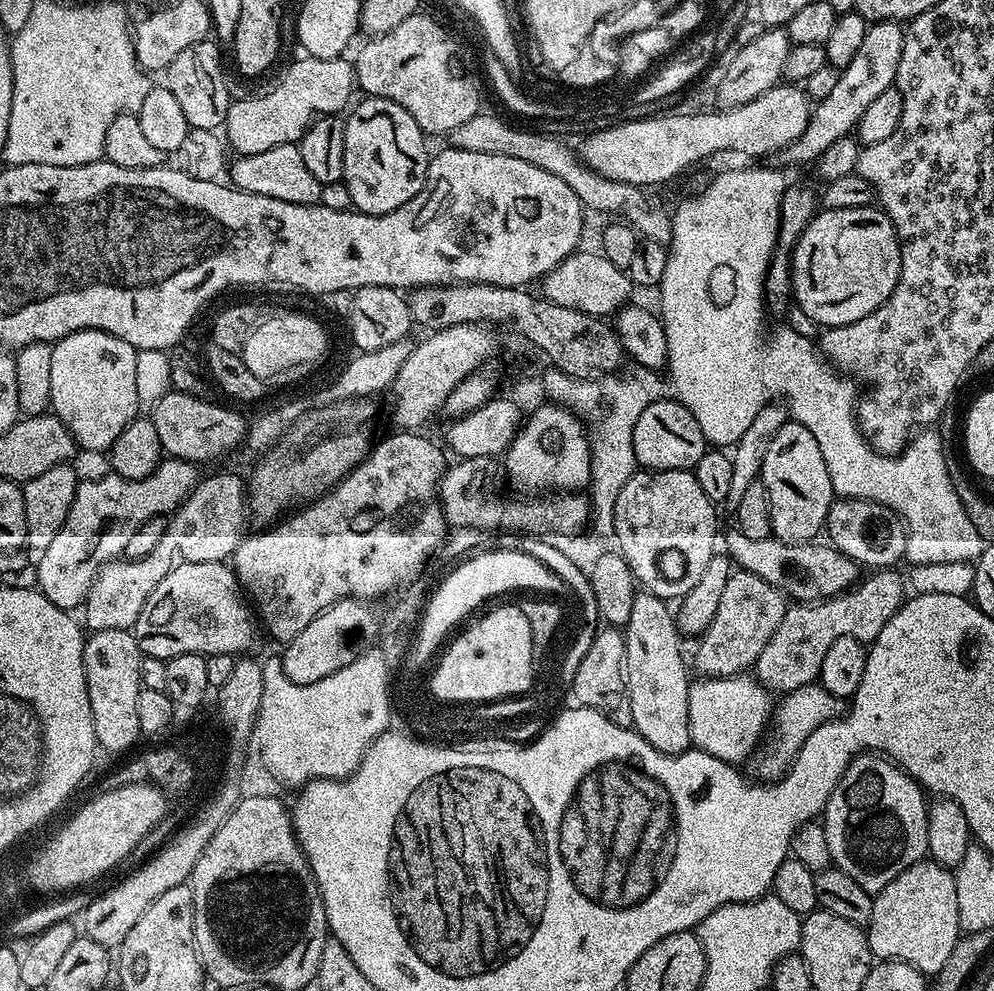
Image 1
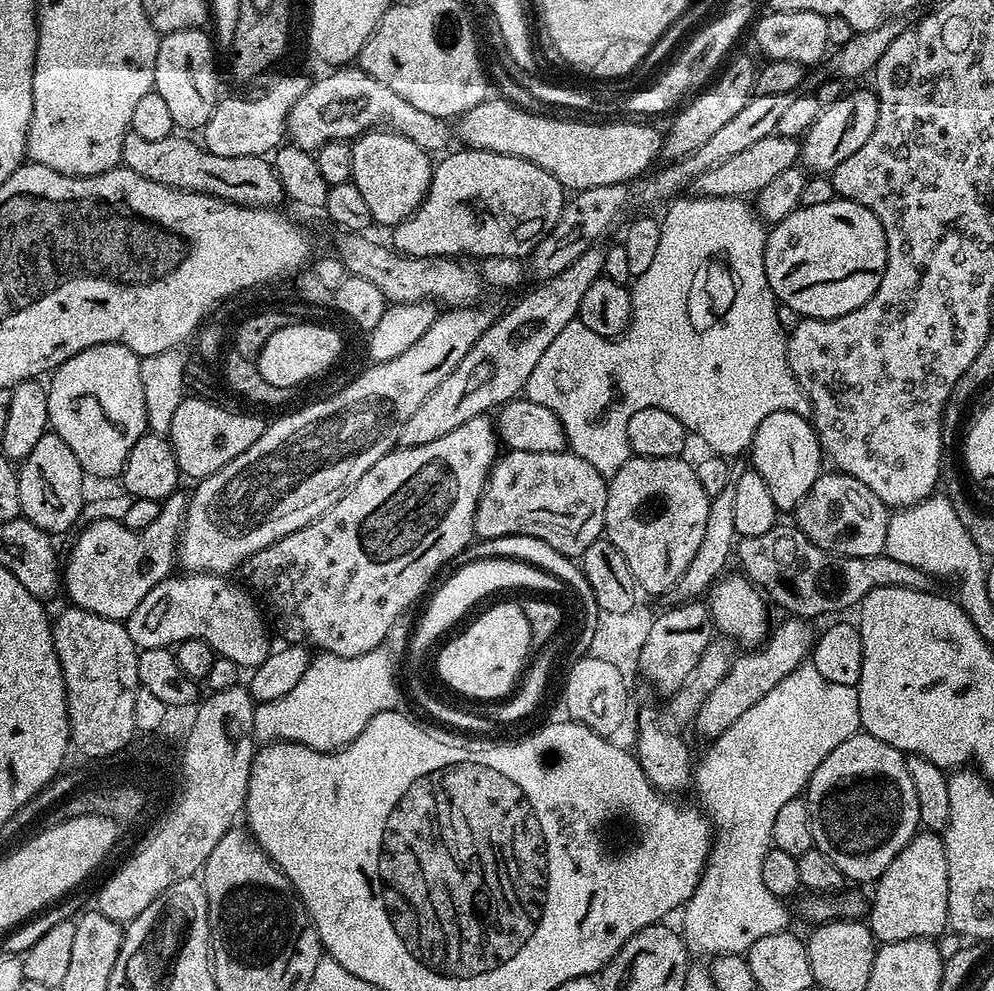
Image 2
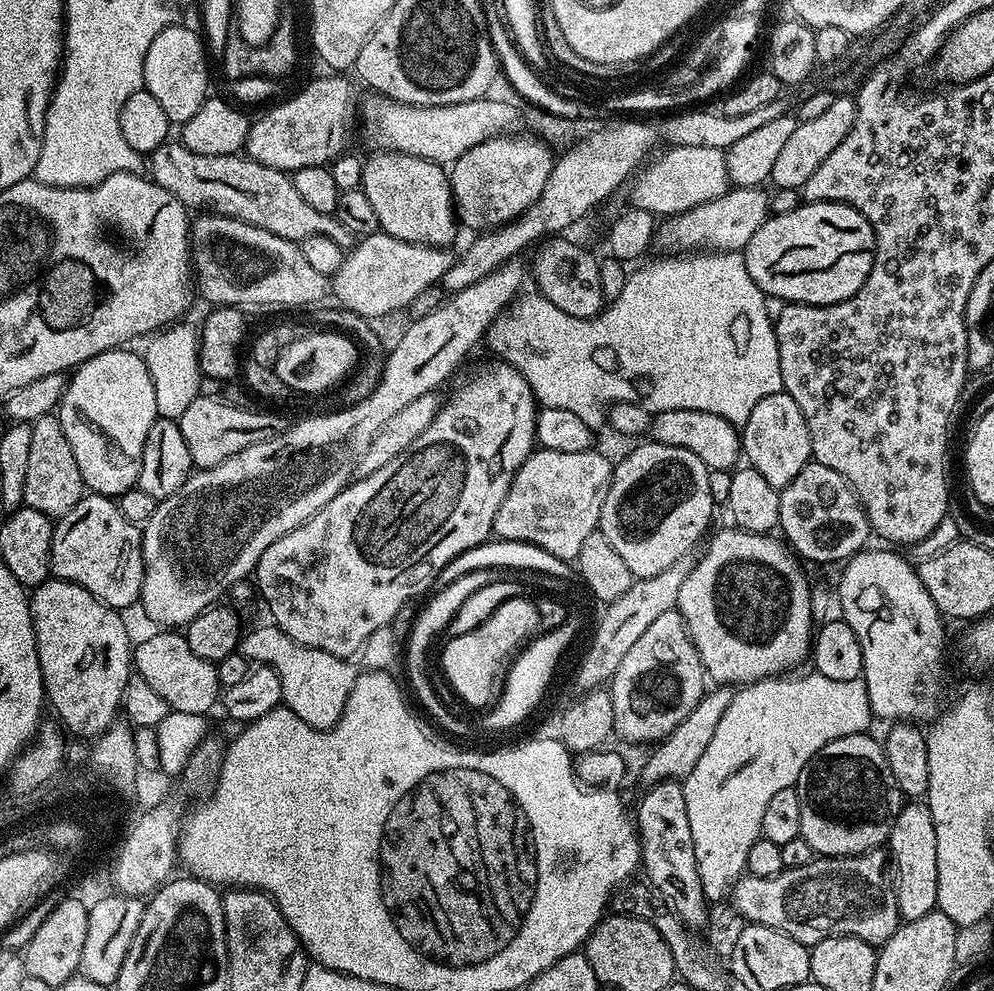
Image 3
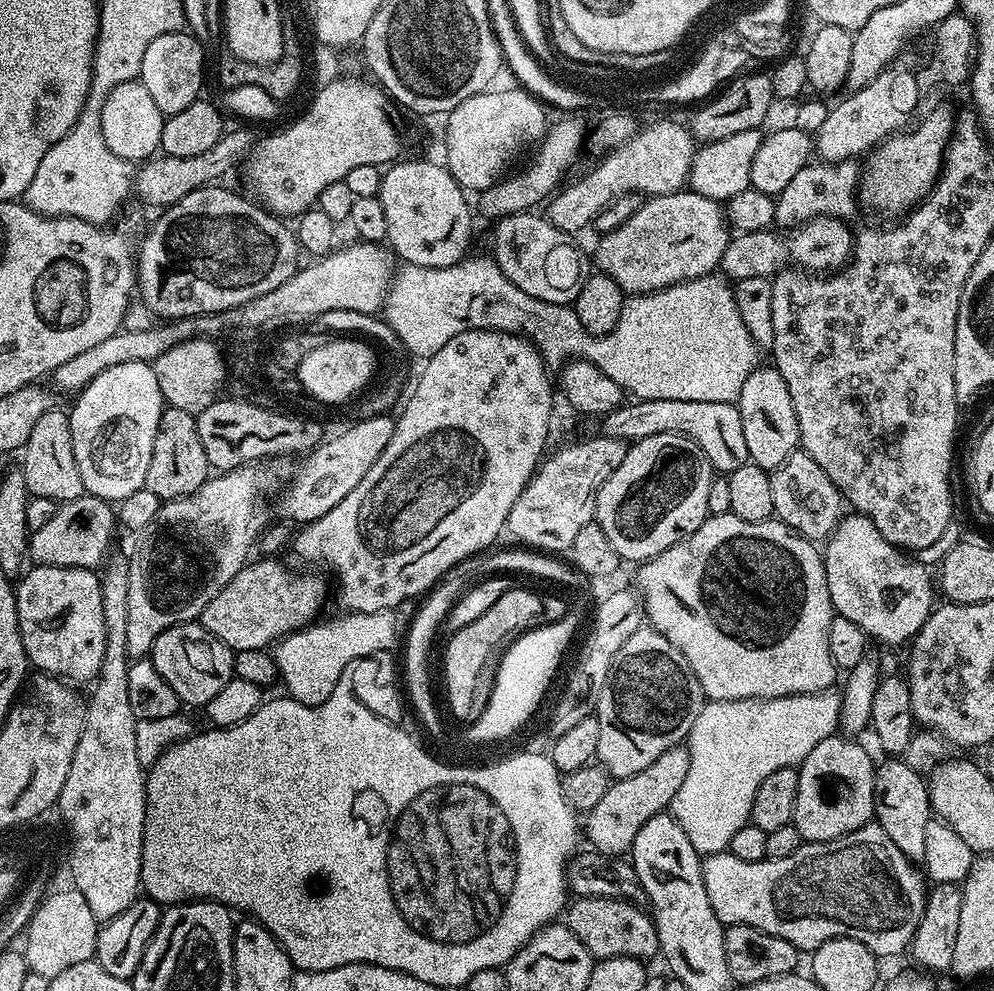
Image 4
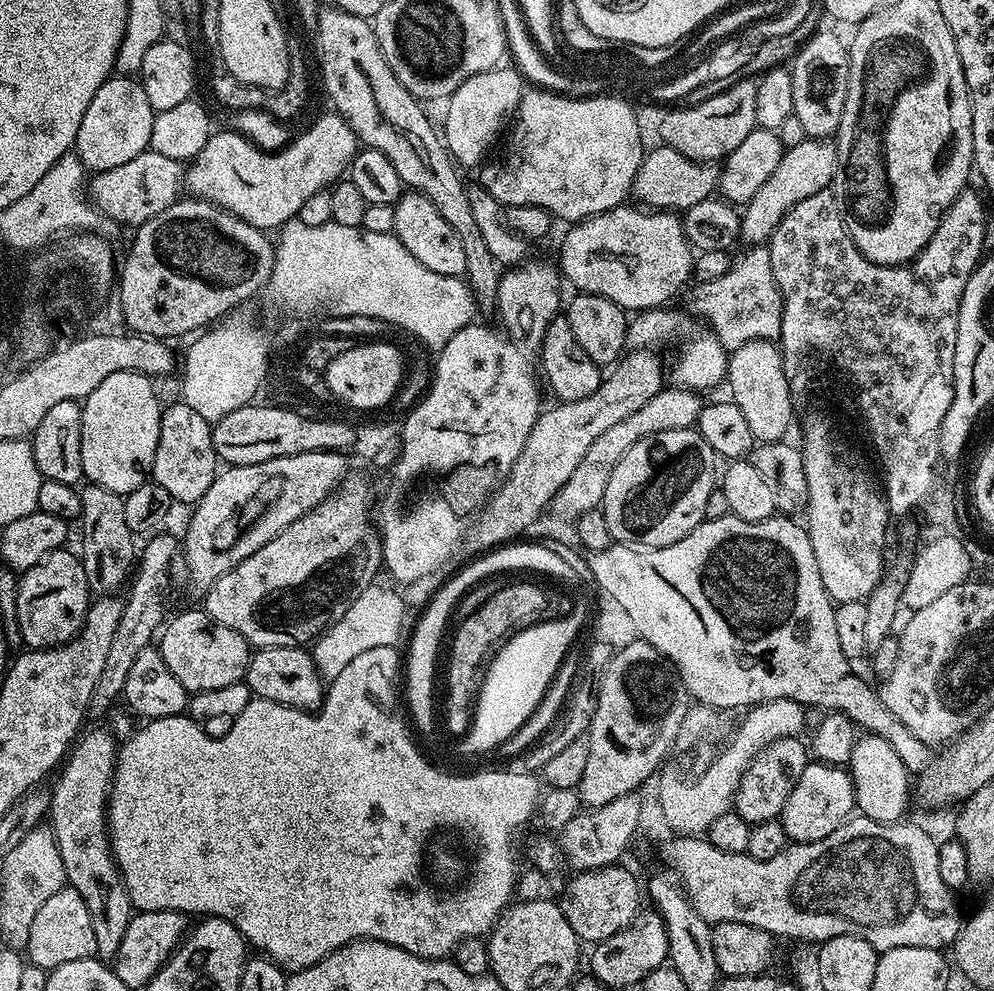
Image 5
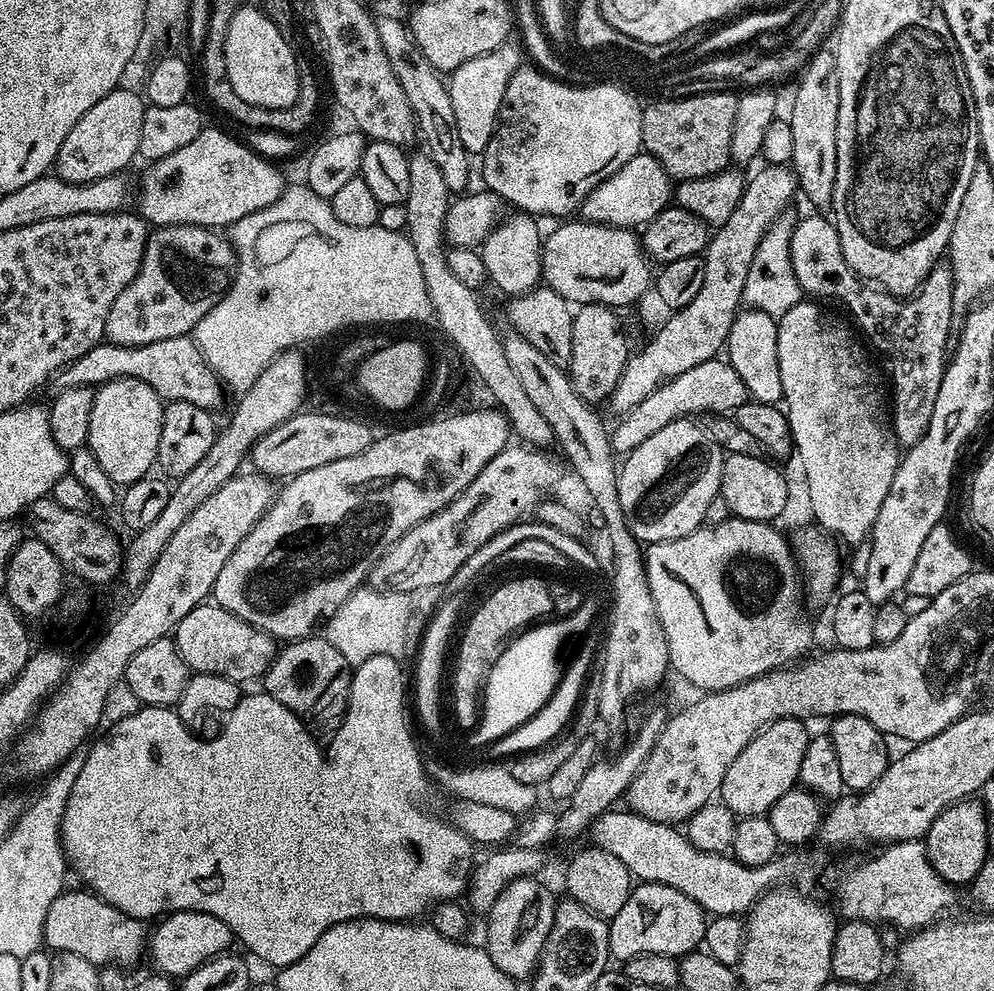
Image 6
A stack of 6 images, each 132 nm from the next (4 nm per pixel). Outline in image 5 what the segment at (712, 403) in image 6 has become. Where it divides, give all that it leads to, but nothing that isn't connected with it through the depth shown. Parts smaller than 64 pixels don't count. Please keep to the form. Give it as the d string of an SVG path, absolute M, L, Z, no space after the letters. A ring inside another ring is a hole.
M665 386L660 389L658 394L654 394L654 398L650 398L650 402L646 402L646 406L634 410L634 414L630 414L630 418L616 423L615 426L610 426L610 430L605 430L594 441L594 446L590 446L590 450L586 450L586 458L582 458L582 462L578 462L578 470L574 470L574 474L570 474L570 482L566 482L566 486L562 486L560 493L552 499L551 511L556 511L560 516L577 518L584 511L601 507L606 482L610 482L610 474L614 470L614 466L618 466L618 462L624 457L626 450L630 450L630 446L634 446L634 442L638 442L650 434L658 434L662 430L682 430L693 427L700 419L702 407L700 396L699 391L690 388Z

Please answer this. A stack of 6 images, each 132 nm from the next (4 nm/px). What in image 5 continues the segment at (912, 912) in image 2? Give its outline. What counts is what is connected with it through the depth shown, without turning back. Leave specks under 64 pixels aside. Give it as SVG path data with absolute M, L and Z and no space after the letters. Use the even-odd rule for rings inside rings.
M871 734L857 735L846 771L852 778L859 815L883 824L895 824L905 819L908 796L910 800L910 773L886 738Z

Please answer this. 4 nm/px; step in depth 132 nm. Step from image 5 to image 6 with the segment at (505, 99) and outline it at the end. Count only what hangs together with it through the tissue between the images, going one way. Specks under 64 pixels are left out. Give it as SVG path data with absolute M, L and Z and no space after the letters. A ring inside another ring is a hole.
M505 42L486 54L478 54L478 58L470 58L470 62L462 62L462 66L458 66L456 71L451 73L447 90L450 102L454 102L458 138L462 138L462 146L466 146L469 154L482 154L486 150L490 138L496 132L496 121L500 115L506 86L510 86L510 78L514 78L520 67L521 45L516 42Z

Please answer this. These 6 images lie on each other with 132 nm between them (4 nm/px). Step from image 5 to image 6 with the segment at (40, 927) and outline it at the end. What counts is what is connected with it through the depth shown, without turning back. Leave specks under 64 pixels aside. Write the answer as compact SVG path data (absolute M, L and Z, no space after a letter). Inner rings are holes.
M64 890L54 898L45 916L43 943L53 953L76 954L95 966L129 966L138 963L140 956L142 960L150 935L149 925L110 906L95 892L83 891Z

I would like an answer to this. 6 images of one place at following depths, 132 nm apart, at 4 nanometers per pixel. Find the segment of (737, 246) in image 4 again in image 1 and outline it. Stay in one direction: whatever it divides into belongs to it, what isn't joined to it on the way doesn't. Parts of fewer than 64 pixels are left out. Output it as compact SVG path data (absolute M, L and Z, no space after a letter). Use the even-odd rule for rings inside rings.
M876 206L850 210L824 208L817 211L793 247L791 299L797 309L804 311L819 326L846 326L850 322L866 318L866 314L878 310L878 306L882 306L882 302L894 294L901 266L900 240L896 237L896 228L887 212Z

